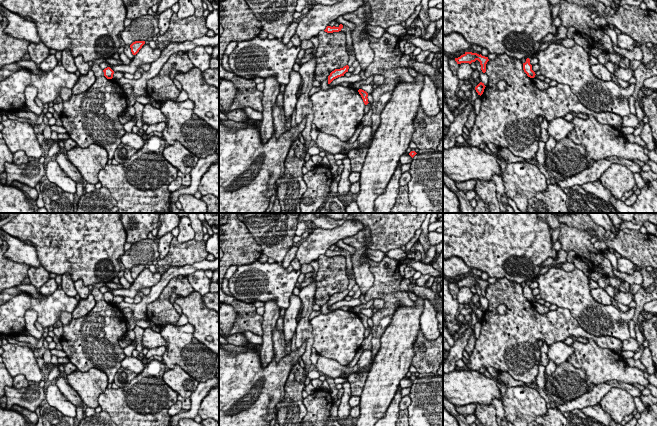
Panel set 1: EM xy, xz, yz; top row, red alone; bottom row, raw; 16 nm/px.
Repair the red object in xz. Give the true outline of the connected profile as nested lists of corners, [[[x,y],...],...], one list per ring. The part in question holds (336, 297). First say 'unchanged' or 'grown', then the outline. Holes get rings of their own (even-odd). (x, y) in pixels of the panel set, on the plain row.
unchanged; [[[346,289],[343,292],[335,293],[334,295],[332,295],[328,300],[328,308],[330,308],[334,303],[344,300],[344,298],[348,296],[348,293],[349,293],[349,290]]]

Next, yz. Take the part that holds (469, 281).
unchanged; [[[465,276],[460,281],[455,282],[455,285],[457,286],[457,288],[461,288],[461,287],[471,288],[472,286],[475,286],[476,284],[478,284],[480,286],[481,294],[483,297],[485,297],[486,288],[489,285],[488,281],[482,280],[481,278],[479,279],[477,277]]]

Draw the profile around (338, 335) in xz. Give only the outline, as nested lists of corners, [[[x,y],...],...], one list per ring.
[[[337,309],[319,314],[310,321],[315,348],[319,356],[345,366],[354,358],[365,338],[365,328],[358,314]]]

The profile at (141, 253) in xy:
[[[157,236],[153,239],[143,239],[132,244],[131,248],[120,257],[120,262],[125,269],[131,269],[135,265],[146,265],[149,262],[159,259]]]

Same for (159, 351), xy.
[[[159,346],[157,348],[152,348],[149,349],[146,356],[144,357],[145,359],[148,359],[150,357],[154,357],[154,356],[163,356],[164,353],[166,351],[166,346]]]

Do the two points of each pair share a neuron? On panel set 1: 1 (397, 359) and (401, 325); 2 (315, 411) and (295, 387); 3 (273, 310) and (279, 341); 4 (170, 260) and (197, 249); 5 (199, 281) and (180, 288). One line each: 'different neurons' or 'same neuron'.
1: same neuron
2: different neurons
3: different neurons
4: same neuron
5: different neurons

